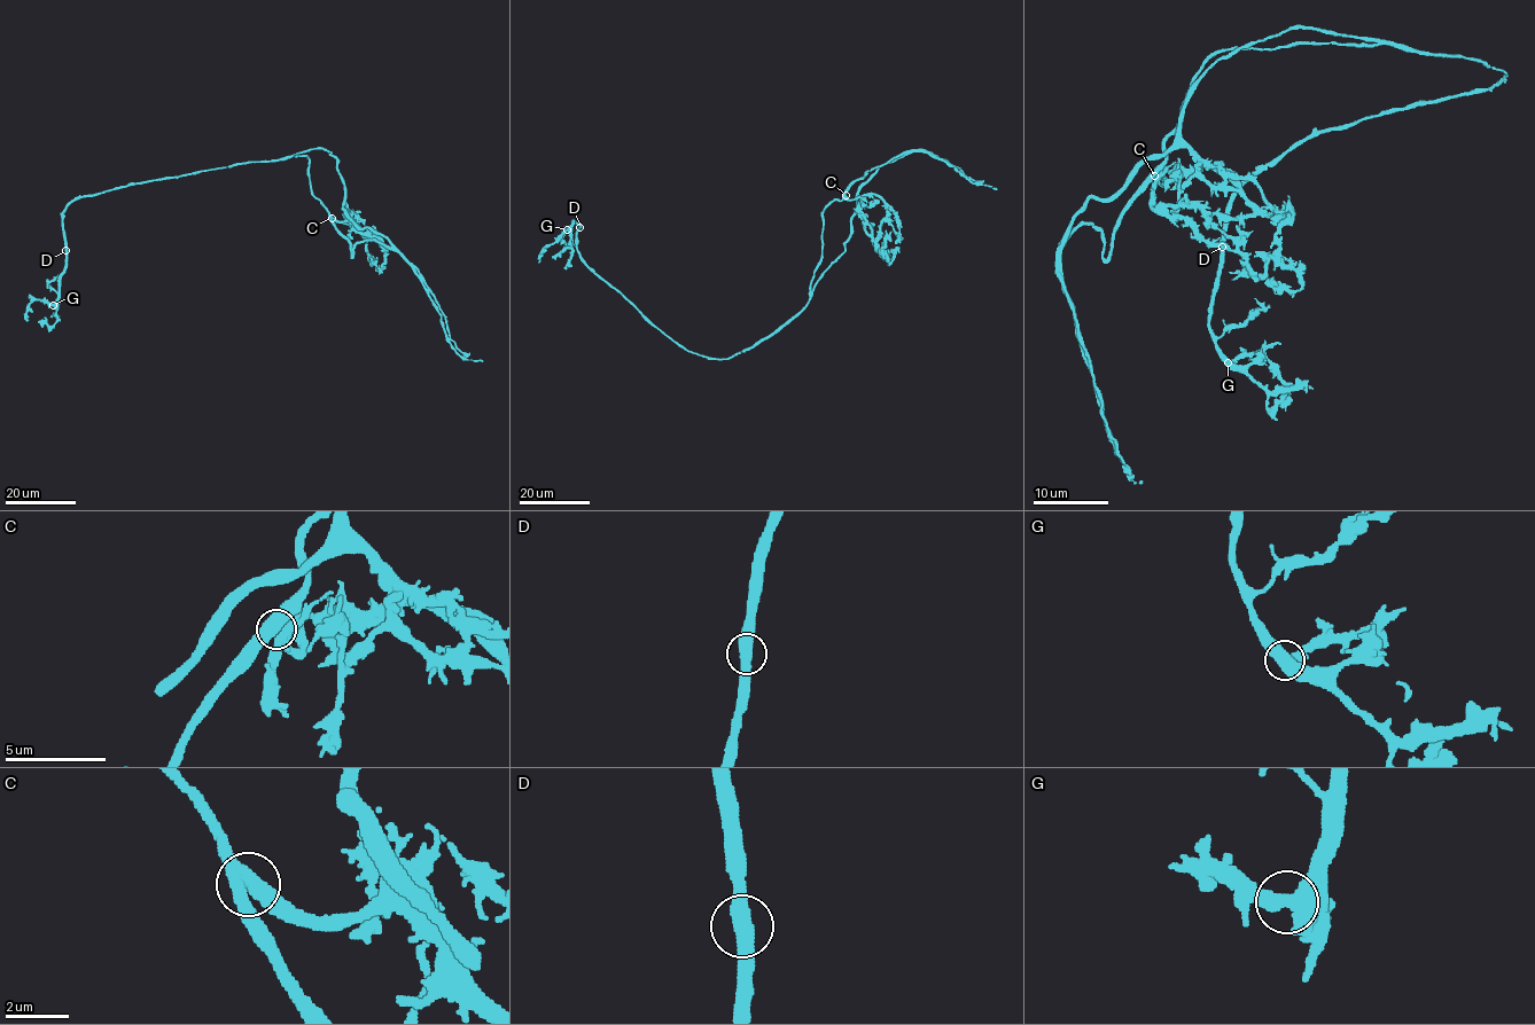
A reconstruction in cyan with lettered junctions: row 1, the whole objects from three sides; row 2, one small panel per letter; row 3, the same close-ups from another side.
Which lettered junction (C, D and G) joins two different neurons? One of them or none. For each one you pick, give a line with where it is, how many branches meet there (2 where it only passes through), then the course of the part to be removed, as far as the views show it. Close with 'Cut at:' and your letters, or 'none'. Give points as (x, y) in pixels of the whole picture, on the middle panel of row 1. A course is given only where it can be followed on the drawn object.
Cut at: none

